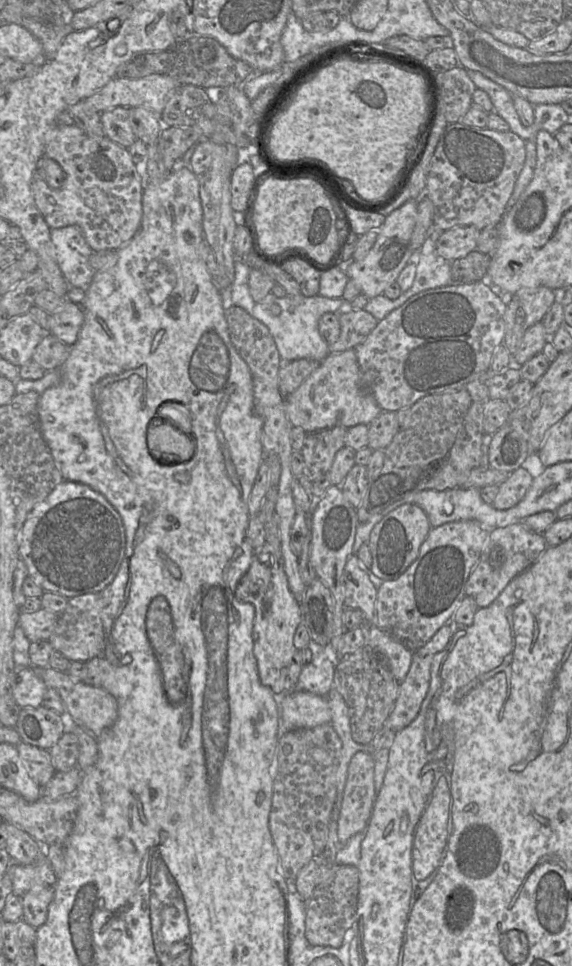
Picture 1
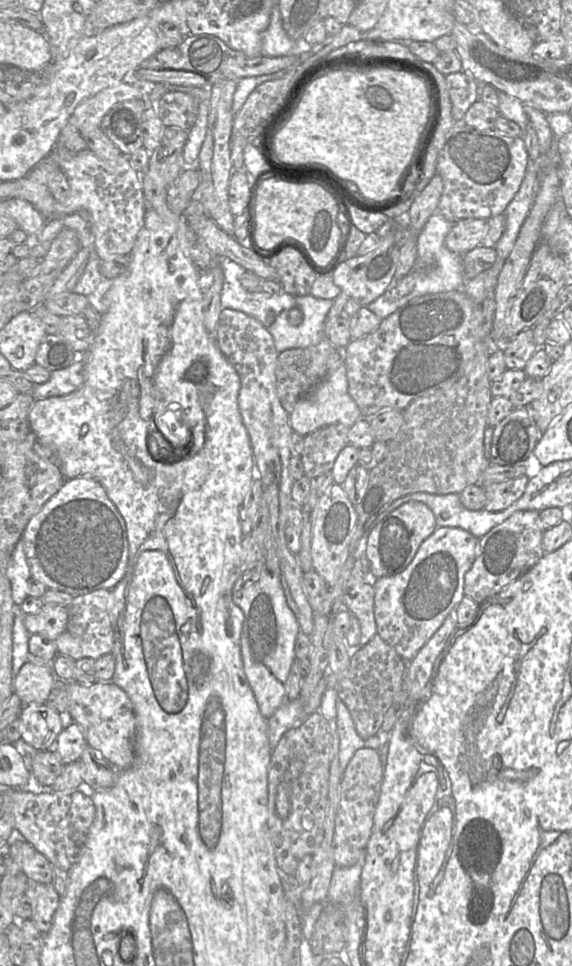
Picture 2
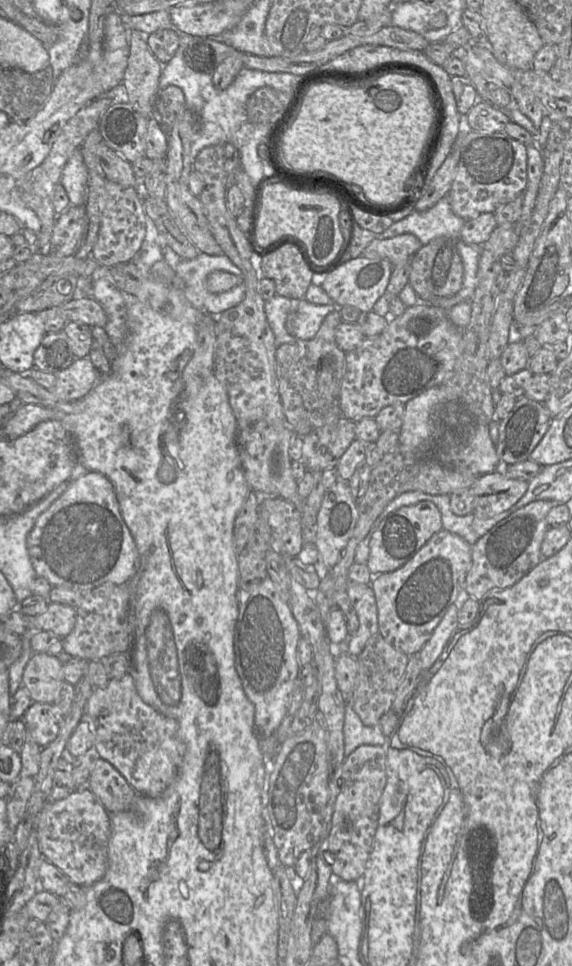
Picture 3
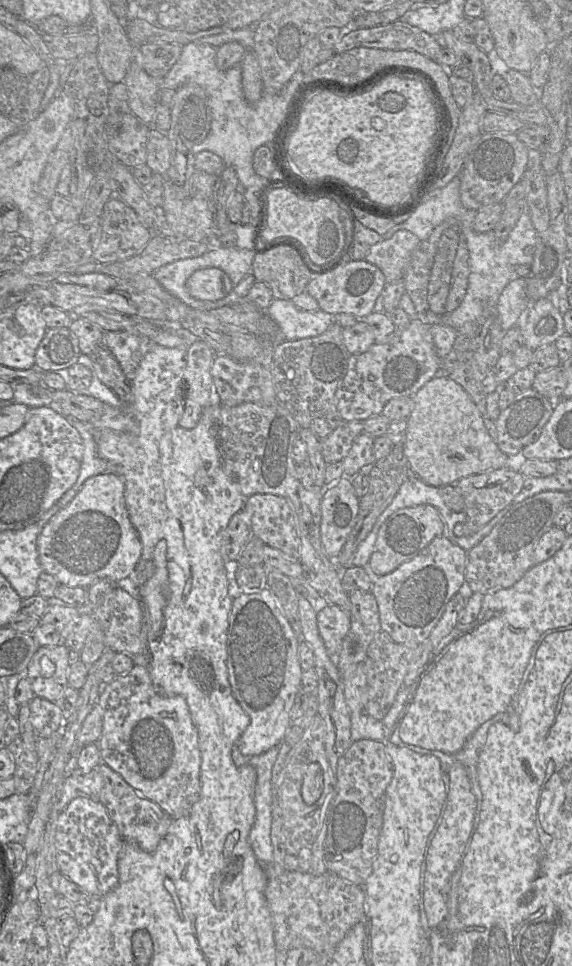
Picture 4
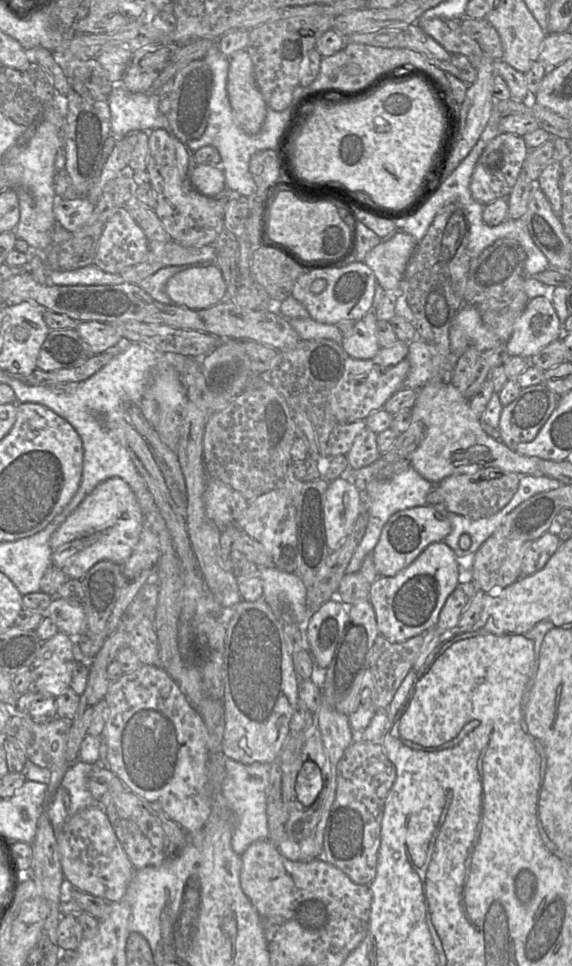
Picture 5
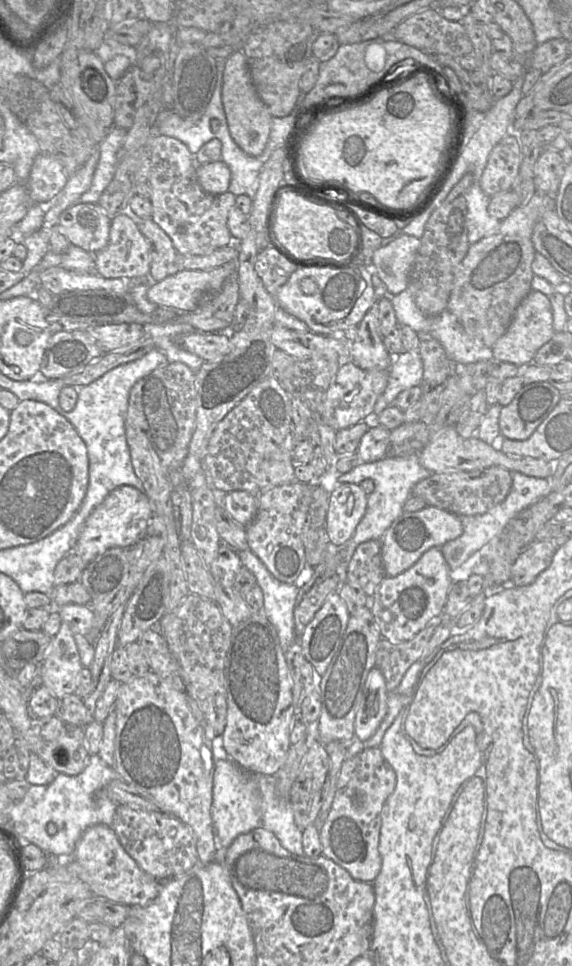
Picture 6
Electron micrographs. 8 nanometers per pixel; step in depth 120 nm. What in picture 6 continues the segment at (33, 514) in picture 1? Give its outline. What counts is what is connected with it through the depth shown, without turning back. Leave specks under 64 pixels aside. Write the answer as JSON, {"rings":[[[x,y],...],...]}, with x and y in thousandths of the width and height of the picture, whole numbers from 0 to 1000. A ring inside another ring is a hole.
{"rings":[[[233,503],[199,506],[152,536],[136,560],[122,572],[161,582],[168,576],[198,566],[224,567],[252,556],[269,529],[252,508]]]}

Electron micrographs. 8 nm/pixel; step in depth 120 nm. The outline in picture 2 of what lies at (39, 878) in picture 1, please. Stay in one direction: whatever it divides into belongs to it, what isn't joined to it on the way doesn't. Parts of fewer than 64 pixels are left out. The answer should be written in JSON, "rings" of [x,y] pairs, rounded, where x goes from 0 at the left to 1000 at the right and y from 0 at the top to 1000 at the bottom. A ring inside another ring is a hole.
{"rings":[[[51,909],[42,925],[56,932],[56,953],[72,966],[82,966],[103,938],[105,927],[91,914],[68,914]]]}

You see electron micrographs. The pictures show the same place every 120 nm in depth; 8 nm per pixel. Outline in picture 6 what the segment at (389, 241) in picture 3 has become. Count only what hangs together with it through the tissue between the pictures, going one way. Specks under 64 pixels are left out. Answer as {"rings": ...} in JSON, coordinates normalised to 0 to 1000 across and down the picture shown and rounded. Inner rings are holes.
{"rings":[[[706,242],[654,261],[650,282],[675,295],[678,304],[694,305],[712,299],[715,281],[734,254],[733,246]]]}

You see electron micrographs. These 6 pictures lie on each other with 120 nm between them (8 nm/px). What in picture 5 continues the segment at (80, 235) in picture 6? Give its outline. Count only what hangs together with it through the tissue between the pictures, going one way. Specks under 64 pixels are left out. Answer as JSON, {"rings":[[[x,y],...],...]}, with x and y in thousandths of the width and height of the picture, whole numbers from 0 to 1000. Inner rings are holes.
{"rings":[[[149,202],[98,205],[93,218],[98,231],[121,240],[131,240],[159,228],[164,215]]]}

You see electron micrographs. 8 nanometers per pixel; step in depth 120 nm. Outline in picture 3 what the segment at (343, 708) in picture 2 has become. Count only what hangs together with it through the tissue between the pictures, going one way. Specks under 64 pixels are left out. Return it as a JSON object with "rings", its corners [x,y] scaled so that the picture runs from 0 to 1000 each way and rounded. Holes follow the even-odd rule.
{"rings":[[[605,730],[601,745],[601,777],[603,784],[631,771],[671,772],[680,769],[664,751],[638,751],[614,730]]]}

